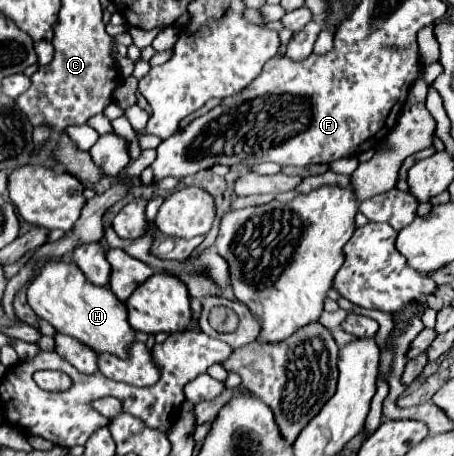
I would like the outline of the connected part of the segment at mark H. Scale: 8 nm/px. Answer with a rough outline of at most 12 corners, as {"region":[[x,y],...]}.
{"region":[[48,259],[26,301],[56,331],[124,359],[134,329],[108,287]]}

